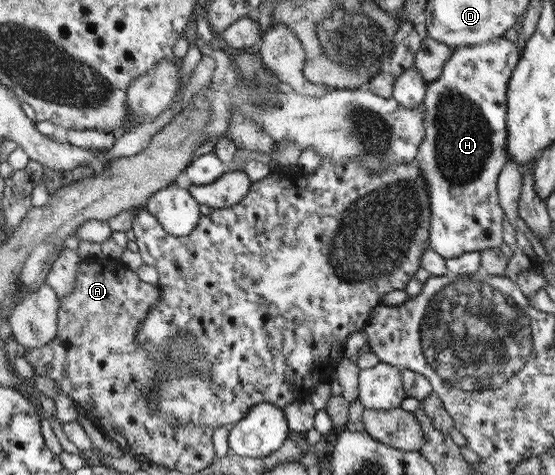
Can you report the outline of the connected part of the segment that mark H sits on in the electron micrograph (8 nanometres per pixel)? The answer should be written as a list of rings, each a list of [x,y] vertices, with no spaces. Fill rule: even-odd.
[[[504,36],[492,38],[488,42],[474,46],[454,47],[452,48],[449,61],[446,62],[442,75],[436,80],[427,83],[427,90],[422,105],[425,107],[425,139],[422,141],[421,148],[417,152],[414,161],[421,169],[425,180],[427,181],[427,191],[430,195],[428,205],[431,207],[431,233],[429,247],[438,252],[445,260],[460,257],[460,255],[469,252],[483,252],[492,248],[499,248],[502,245],[502,223],[504,223],[505,213],[502,206],[498,205],[498,195],[496,195],[496,179],[504,164],[509,161],[509,141],[508,127],[506,125],[506,112],[508,111],[508,87],[512,73],[515,70],[516,63],[520,59],[520,49],[518,44],[510,41]]]

